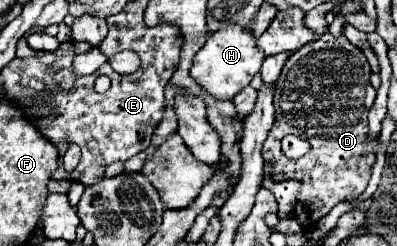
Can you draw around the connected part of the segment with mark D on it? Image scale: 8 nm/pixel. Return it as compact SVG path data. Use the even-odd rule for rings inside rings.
M321 35L315 43L303 45L297 53L289 57L285 63L281 77L275 87L275 123L263 145L263 157L273 165L273 181L297 179L301 181L301 189L297 195L297 203L323 203L323 207L295 207L293 217L299 221L303 229L313 229L321 217L325 217L337 203L357 199L371 177L371 167L375 163L379 143L369 139L367 129L367 113L375 101L375 89L369 83L371 69L361 49L351 45L345 35L335 39L333 35ZM285 135L297 135L311 143L311 151L301 159L287 159L281 153L281 139Z

